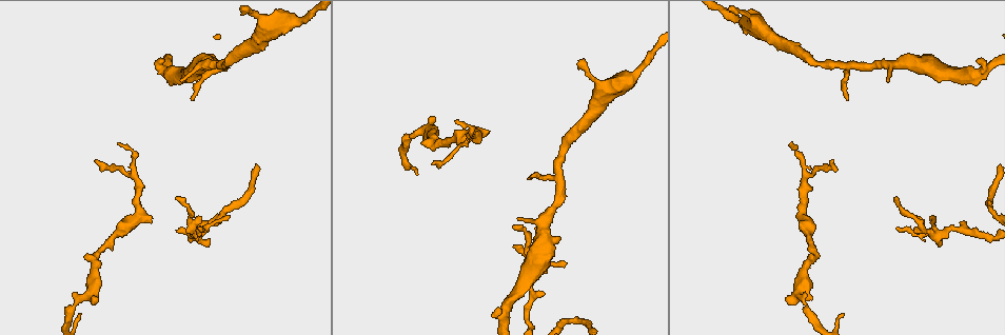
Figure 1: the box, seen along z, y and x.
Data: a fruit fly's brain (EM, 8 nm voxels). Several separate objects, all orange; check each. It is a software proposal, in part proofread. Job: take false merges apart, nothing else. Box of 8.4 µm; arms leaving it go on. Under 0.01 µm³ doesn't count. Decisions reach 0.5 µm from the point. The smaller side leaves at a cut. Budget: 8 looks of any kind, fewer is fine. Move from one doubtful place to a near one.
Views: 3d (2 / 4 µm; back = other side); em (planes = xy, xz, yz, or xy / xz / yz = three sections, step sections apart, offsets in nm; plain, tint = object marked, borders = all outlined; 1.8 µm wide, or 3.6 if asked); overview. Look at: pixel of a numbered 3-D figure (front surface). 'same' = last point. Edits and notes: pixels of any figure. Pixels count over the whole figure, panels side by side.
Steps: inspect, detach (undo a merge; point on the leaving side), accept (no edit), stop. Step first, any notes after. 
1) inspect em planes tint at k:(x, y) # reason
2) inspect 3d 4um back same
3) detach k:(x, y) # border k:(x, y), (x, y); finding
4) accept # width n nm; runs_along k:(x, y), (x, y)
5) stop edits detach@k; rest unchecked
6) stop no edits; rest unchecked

inspect em xz step 4 plain at 1:(803, 192) # sudden change in width

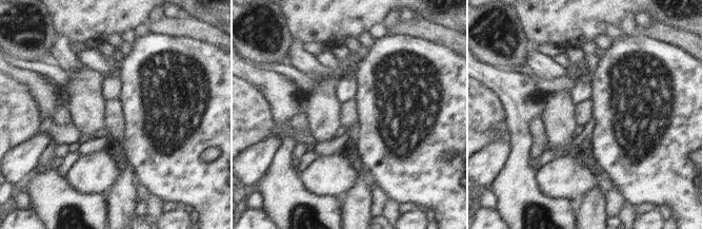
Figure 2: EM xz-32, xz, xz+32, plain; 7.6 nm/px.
inspect em xz step 4 tint same

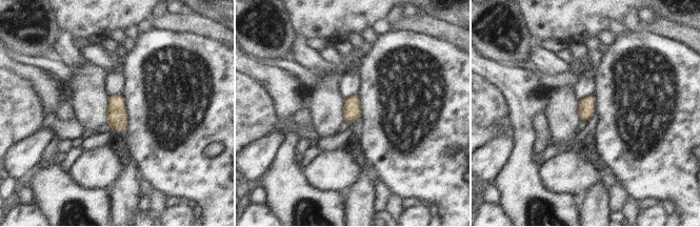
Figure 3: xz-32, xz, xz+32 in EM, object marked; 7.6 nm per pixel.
accept # continuous, no second neuron

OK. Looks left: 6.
inspect 3d 4um at 1:(95, 255) # a narrow waist

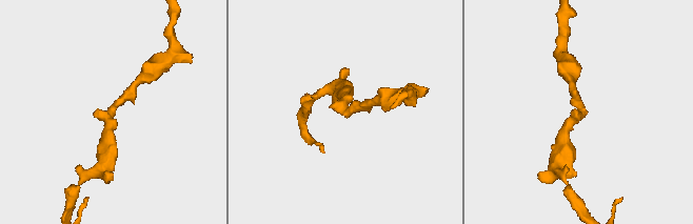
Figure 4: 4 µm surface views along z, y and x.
inspect em planes borders at 4:(115, 112) # arm_widths 220, 280 nm

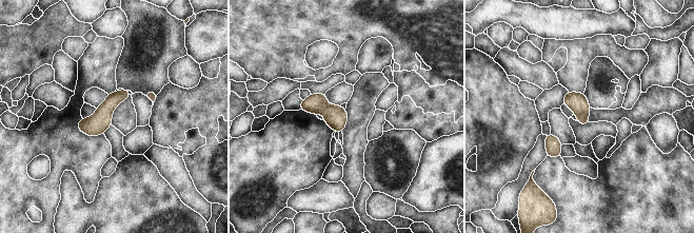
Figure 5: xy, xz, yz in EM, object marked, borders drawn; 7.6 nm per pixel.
accept # width 150 nm; all the same neuron

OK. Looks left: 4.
inspect 3d 4um at 1:(937, 238) # branch point

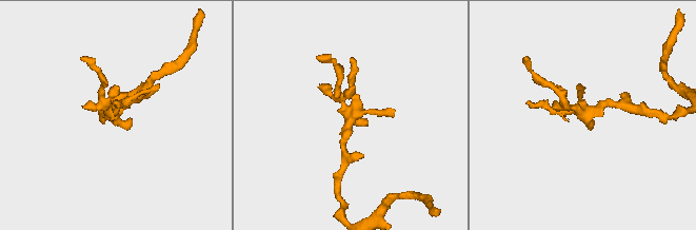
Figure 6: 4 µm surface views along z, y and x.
inspect em xz step 4 plain at 6:(348, 117) # shape alone is not enough

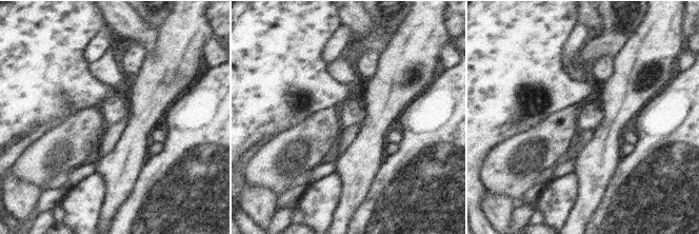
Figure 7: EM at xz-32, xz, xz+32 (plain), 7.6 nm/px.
inspect em xz step 4 tint same # where the object lies

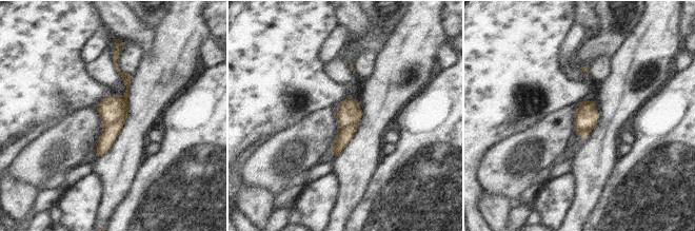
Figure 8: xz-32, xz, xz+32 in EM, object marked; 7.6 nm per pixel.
detach 8:(111, 109) # width 180 nm; two neurons meet here

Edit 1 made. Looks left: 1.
inspect em planes tint at 1:(272, 29) # sharp bend

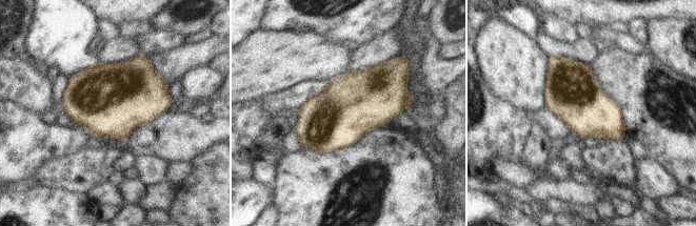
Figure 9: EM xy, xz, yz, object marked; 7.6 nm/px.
accept # continuous, no second neuron

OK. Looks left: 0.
stop edits detach@8; rest unchecked

